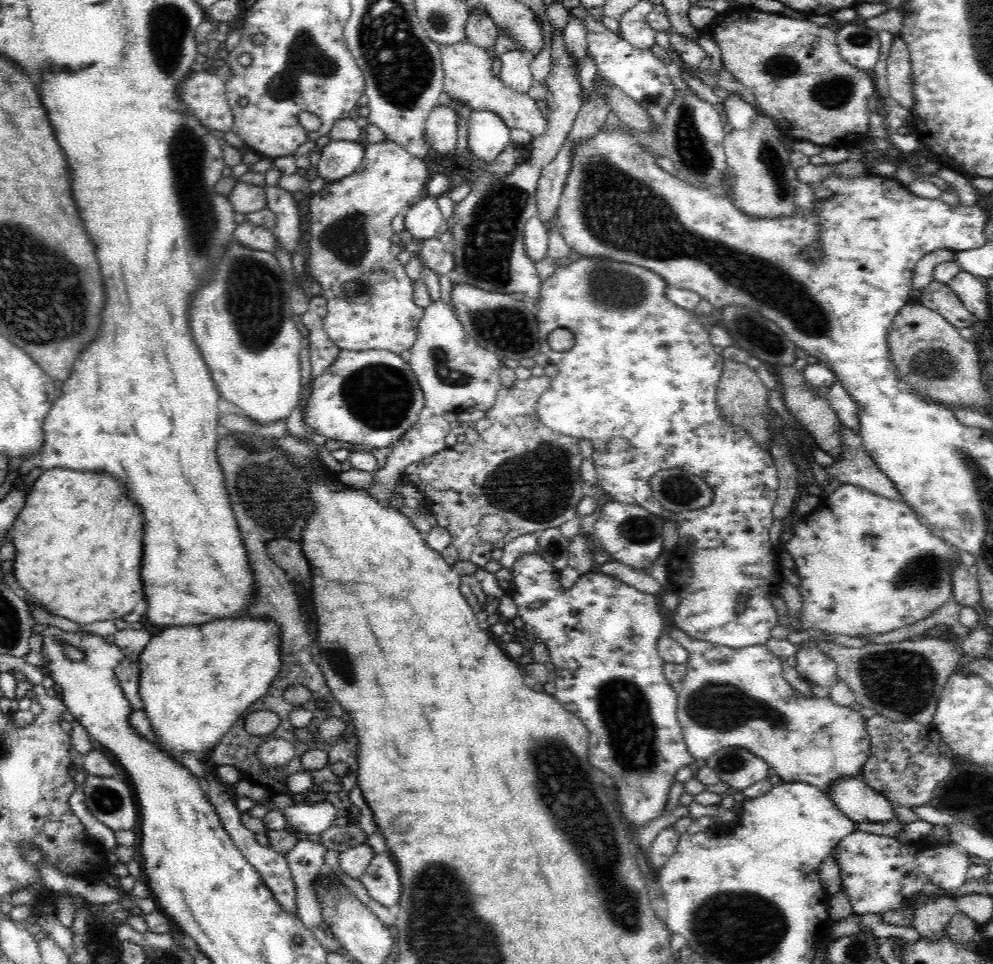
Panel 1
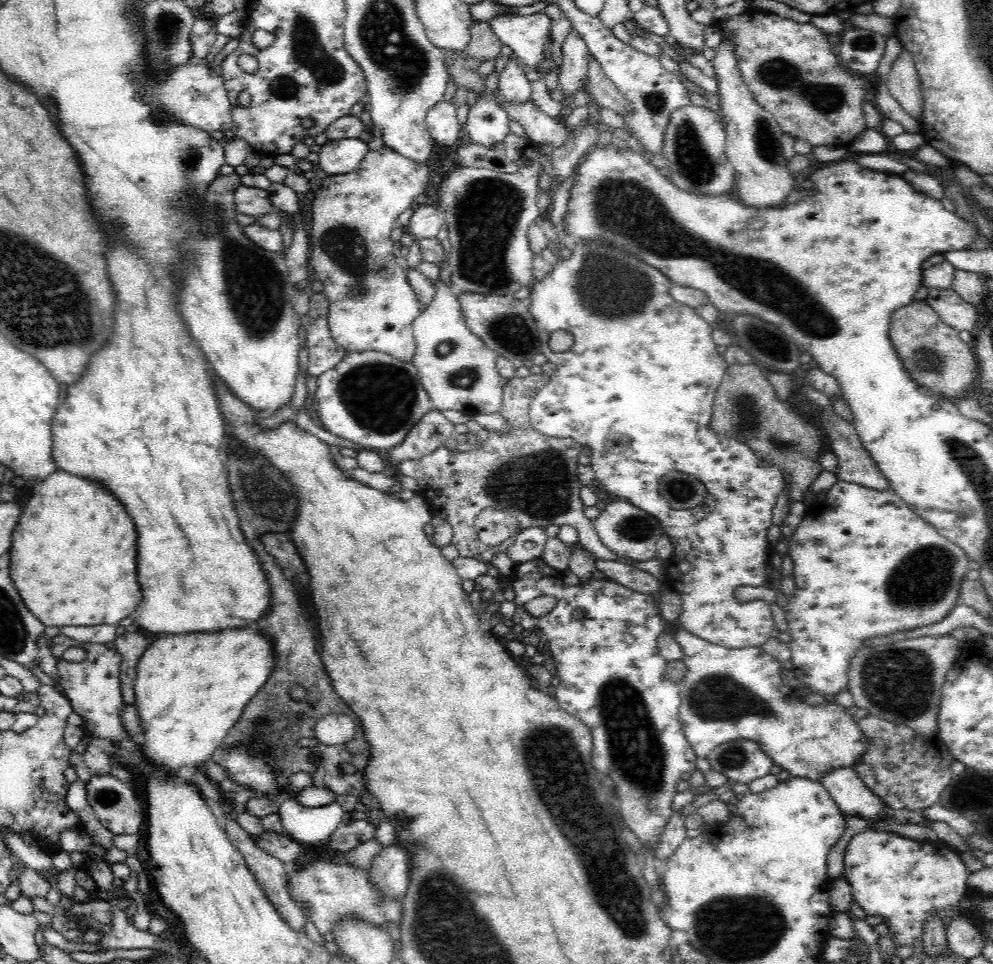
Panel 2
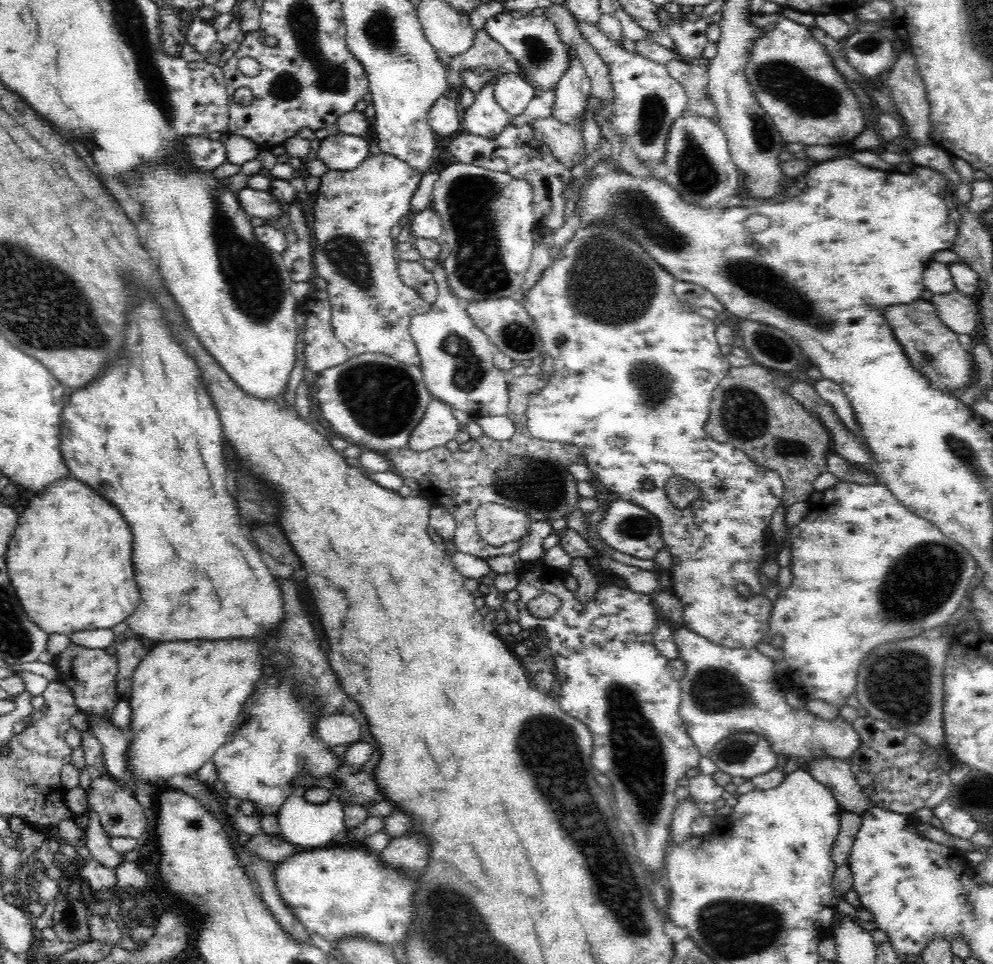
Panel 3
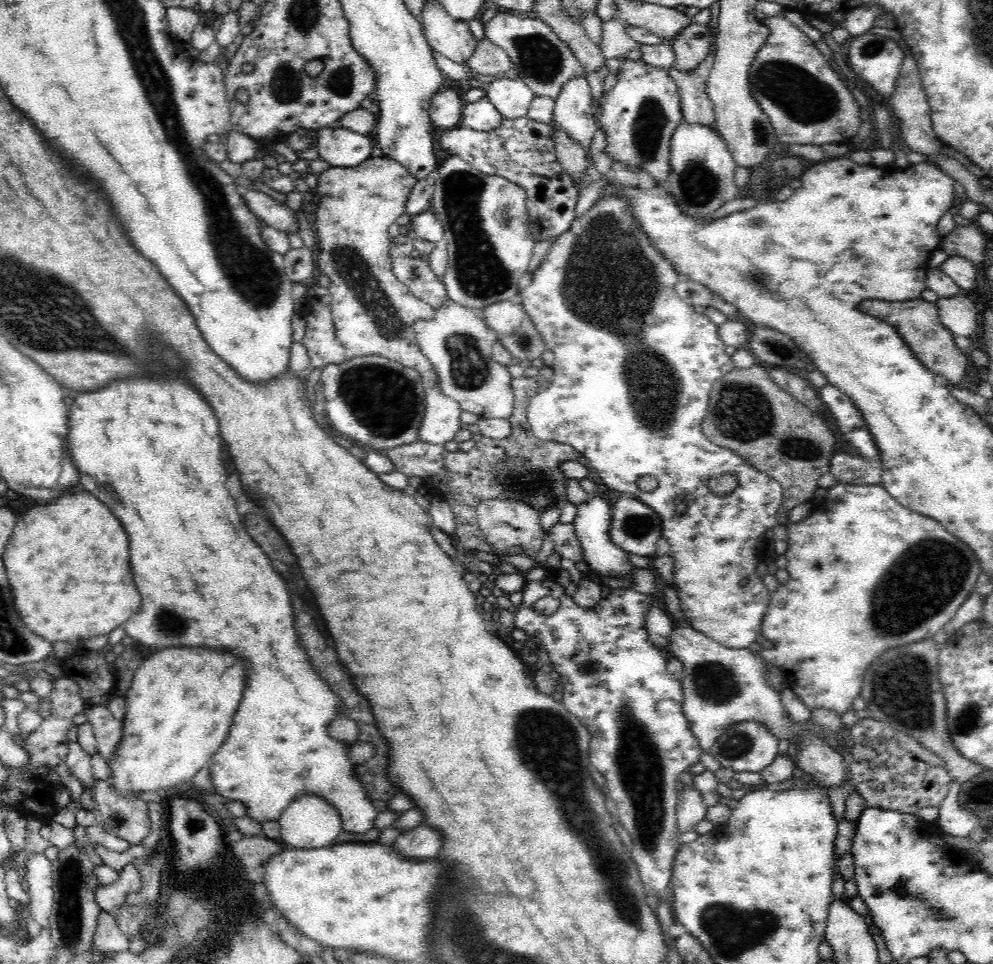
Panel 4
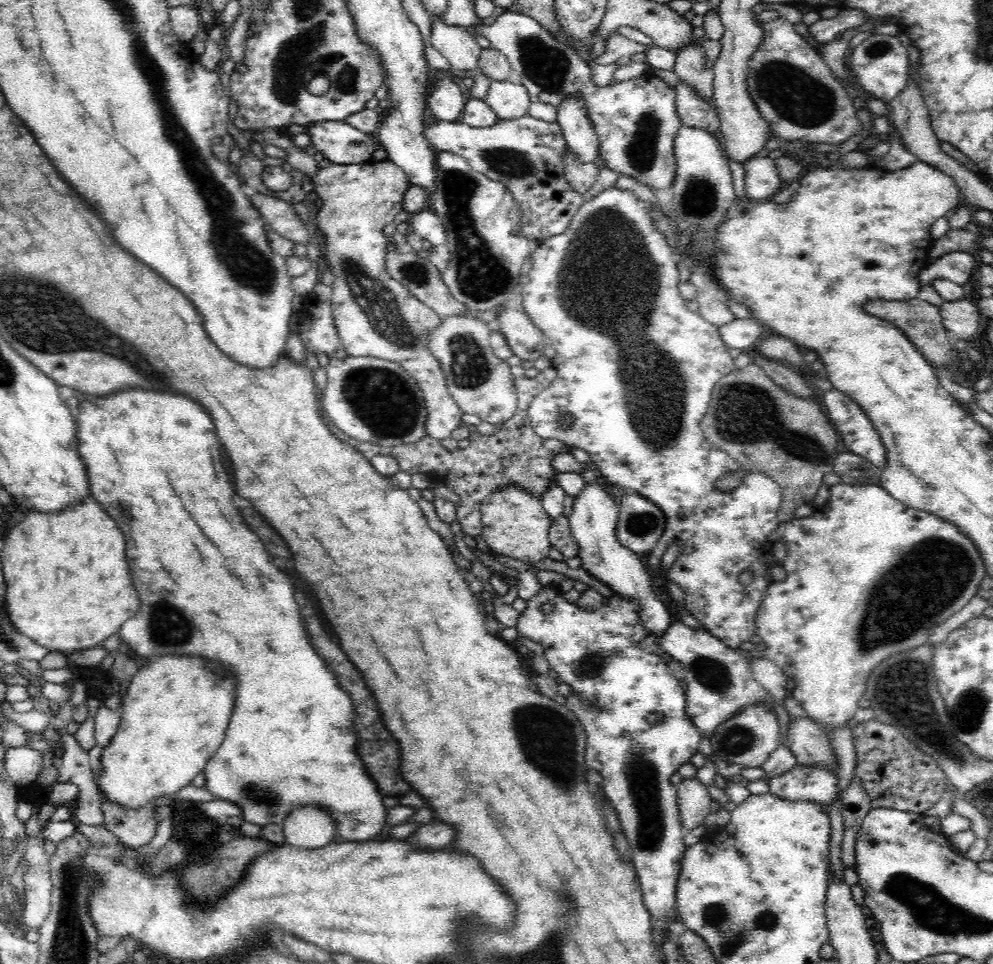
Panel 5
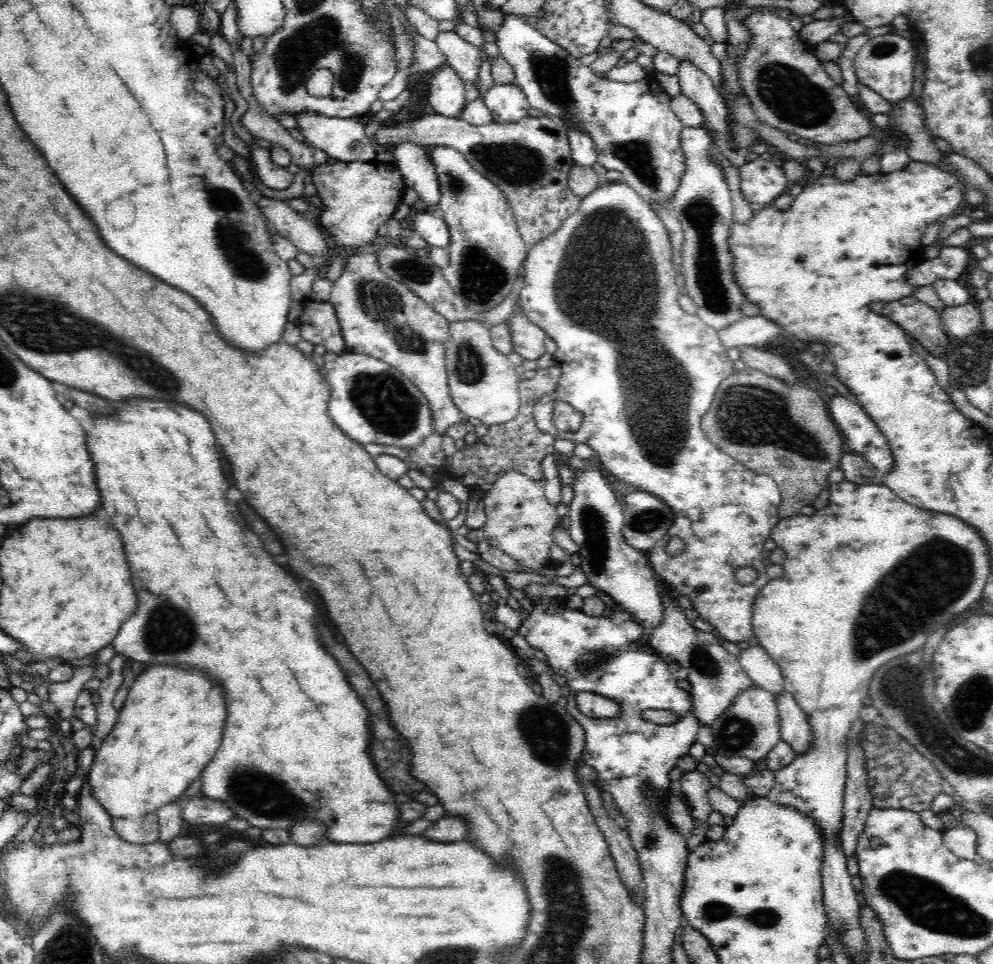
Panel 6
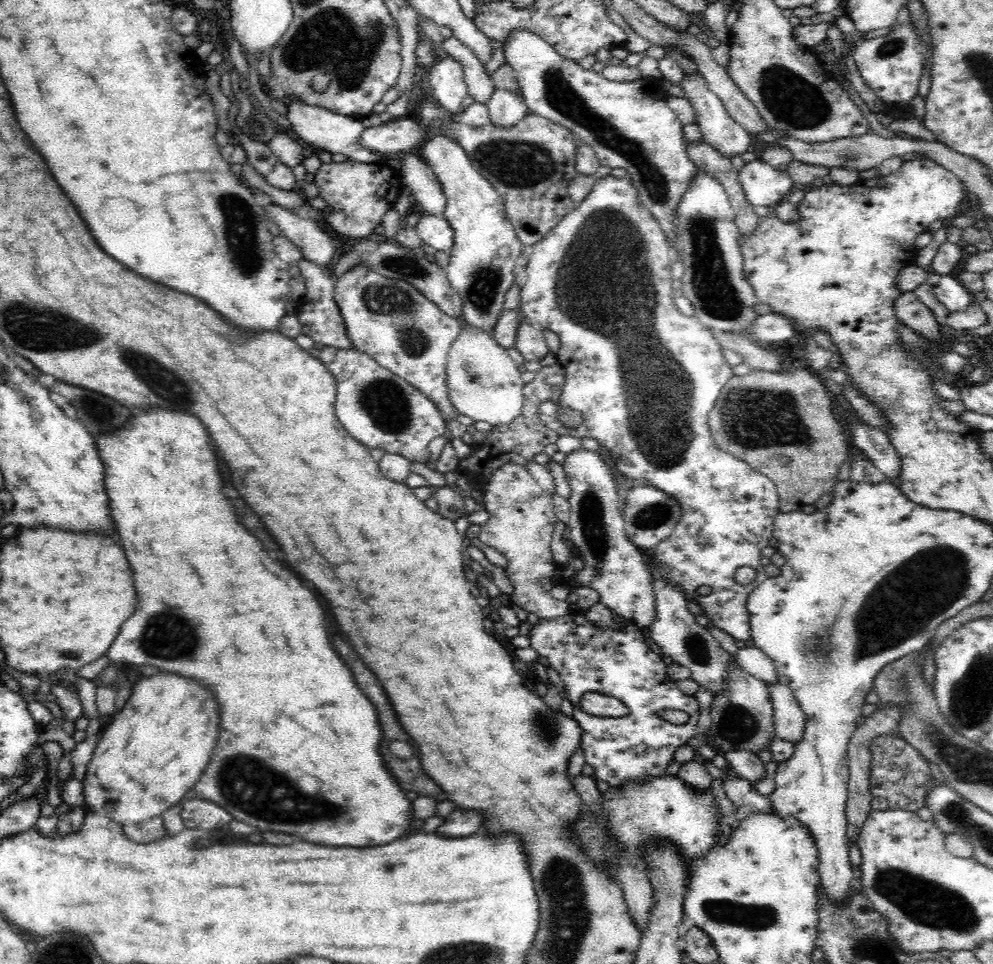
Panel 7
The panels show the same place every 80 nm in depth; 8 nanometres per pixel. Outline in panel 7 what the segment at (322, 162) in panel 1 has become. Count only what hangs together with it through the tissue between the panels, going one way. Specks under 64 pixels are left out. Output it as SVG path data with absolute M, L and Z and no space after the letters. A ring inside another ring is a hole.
M286 101L287 118L292 130L305 140L315 145L318 150L326 150L333 154L345 154L349 159L366 164L376 164L382 158L379 152L364 148L361 144L361 134L364 130L361 118L344 116L316 105L308 105L302 101Z

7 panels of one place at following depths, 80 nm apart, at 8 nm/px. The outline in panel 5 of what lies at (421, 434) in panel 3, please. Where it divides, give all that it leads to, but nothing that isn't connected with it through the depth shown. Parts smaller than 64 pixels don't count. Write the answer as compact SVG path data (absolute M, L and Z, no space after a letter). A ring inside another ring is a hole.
M373 158L367 160L363 163L358 164L336 164L332 163L329 167L319 168L318 172L313 176L312 183L314 186L314 191L322 199L323 205L319 208L319 212L316 217L316 221L313 222L314 228L321 234L324 234L326 238L326 248L328 249L325 259L327 264L330 266L331 272L336 277L335 282L331 285L333 288L333 295L331 298L331 303L333 304L333 317L336 328L338 329L338 336L340 341L342 341L342 346L345 347L348 356L372 356L378 359L388 360L399 364L412 378L416 379L418 386L422 389L424 393L424 398L426 401L427 408L427 418L426 418L426 434L428 437L434 439L444 440L444 438L450 437L453 430L456 430L460 426L461 418L464 416L464 412L461 408L454 402L454 399L450 396L448 392L448 387L446 386L446 377L444 376L444 369L440 367L440 361L438 361L434 354L430 351L428 344L428 330L440 326L442 318L439 314L436 314L427 304L419 301L398 281L391 280L388 276L388 272L385 267L386 254L388 254L388 240L386 240L386 235L384 235L384 228L394 222L396 215L398 215L403 209L404 194L411 186L408 177L405 175L404 170L399 166L396 166L392 161L386 159L384 161L376 161Z

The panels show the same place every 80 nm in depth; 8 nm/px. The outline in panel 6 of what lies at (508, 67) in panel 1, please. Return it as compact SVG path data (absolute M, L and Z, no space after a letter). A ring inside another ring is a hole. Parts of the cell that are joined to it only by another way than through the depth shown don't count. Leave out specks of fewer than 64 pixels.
M492 84L482 97L496 122L516 122L526 117L531 107L527 96L514 84Z

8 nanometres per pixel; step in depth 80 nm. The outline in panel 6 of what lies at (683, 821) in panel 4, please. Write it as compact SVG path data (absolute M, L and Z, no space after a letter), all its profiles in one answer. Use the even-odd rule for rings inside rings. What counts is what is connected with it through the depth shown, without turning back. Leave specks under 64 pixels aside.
M688 770L682 773L678 782L677 786L680 787L688 807L692 809L696 824L706 821L713 811L708 803L708 792L712 788L708 777L700 770Z

